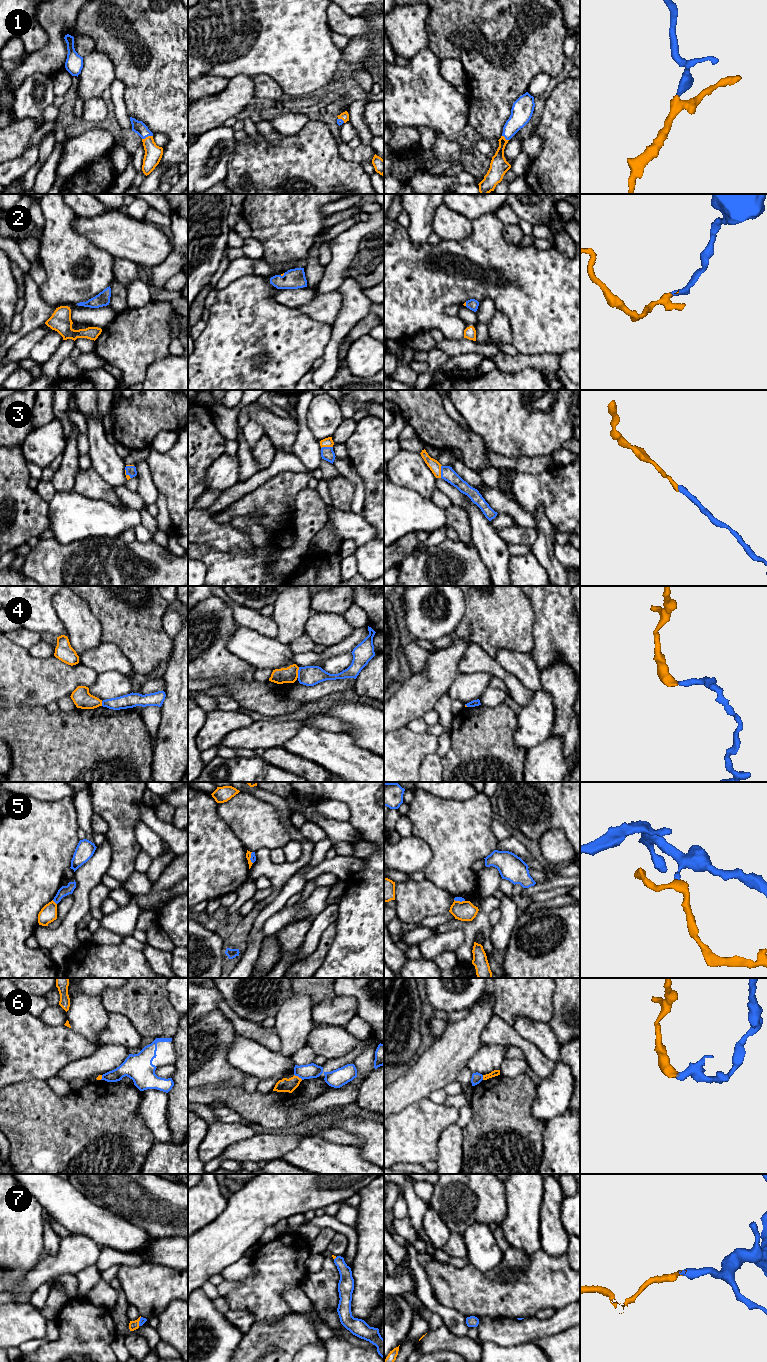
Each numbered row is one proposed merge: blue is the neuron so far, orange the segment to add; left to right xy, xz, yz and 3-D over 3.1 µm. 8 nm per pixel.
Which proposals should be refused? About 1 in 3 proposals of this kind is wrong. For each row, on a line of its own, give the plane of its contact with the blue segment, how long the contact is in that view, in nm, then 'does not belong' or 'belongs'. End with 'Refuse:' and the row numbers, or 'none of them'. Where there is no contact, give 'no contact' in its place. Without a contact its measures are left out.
1: contact in xy; length 90 nm; belongs
2: contact in xz; length 40 nm; belongs
3: contact in yz; length 100 nm; belongs
4: contact in xz; length 90 nm; does not belong
5: contact in xy; length 50 nm; does not belong
6: contact in xz; length 80 nm; does not belong
7: contact in xy; length 80 nm; belongs
Refuse: 4, 5, 6

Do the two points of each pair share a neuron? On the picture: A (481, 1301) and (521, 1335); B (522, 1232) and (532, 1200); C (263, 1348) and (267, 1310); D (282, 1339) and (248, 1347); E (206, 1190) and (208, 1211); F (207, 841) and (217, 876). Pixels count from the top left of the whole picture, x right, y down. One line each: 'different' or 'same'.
A: different
B: same
C: different
D: same
E: same
F: same

